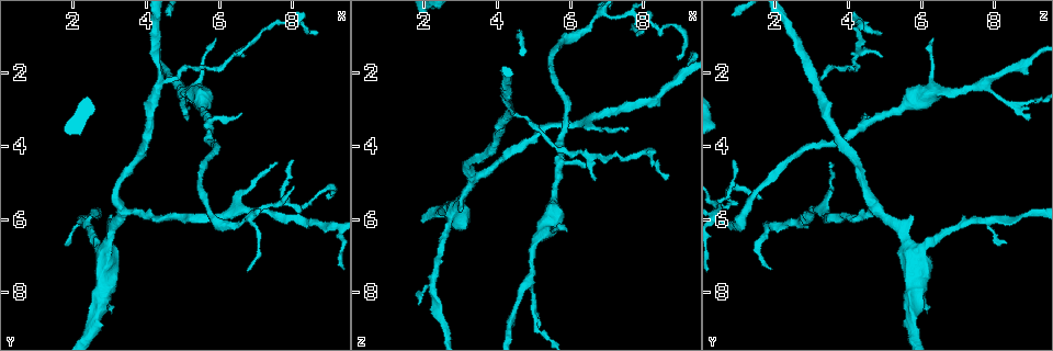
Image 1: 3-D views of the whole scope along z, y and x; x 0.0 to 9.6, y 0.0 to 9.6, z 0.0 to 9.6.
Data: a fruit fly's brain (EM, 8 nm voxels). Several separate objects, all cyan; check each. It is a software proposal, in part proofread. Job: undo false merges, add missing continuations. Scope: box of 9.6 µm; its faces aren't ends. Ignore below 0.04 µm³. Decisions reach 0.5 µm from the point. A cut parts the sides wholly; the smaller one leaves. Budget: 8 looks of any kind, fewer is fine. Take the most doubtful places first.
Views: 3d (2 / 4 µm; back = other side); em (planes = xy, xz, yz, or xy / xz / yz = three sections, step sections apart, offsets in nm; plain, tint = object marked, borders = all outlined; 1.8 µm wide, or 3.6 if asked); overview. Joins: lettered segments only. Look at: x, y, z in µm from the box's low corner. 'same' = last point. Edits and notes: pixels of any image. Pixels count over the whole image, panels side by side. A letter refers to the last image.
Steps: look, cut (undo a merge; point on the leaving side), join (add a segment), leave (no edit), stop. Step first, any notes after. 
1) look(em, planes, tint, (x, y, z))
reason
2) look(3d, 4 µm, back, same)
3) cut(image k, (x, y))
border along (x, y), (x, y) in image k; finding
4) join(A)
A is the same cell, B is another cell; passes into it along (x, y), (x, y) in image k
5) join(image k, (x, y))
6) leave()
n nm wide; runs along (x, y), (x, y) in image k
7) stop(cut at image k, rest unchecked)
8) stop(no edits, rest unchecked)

look(em, yz, step 4, borders, (3.05, 8.60, 6.20))
free end

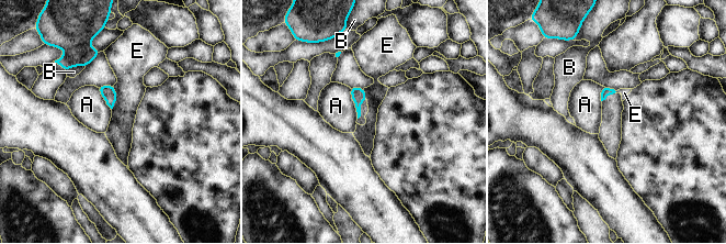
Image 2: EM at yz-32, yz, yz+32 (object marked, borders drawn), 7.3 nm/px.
look(em, planes, borders, same)

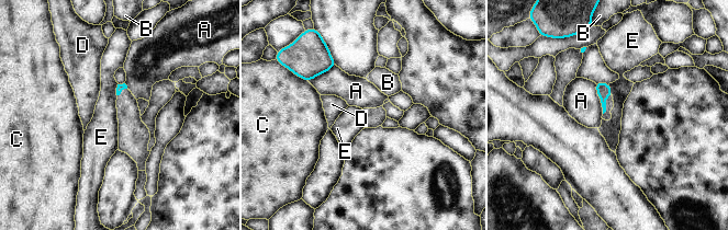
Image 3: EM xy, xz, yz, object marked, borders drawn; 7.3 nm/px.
leave()
A touches over 240 nm; A, B, C, D and E are other cells; border along (118, 83), (116, 95) in image 3; no lettered segment goes on from it

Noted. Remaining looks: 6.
look(3d, 4 µm, (6.00, 1.00, 6.25))
free end

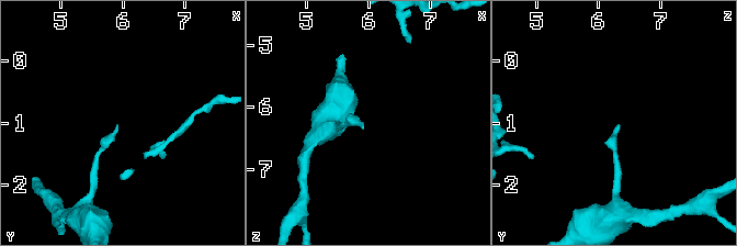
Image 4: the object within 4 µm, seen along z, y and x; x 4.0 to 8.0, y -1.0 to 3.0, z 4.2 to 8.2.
look(em, planes, tint, (5.90, 1.05, 6.35))
now the EM

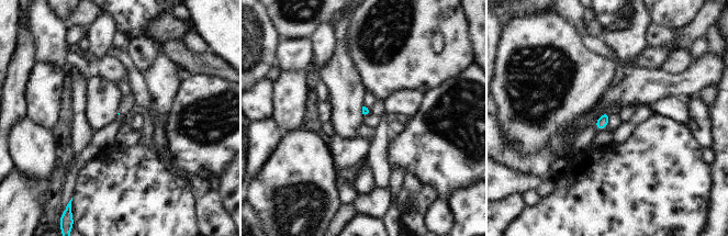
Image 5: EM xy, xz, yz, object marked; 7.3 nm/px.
look(em, planes, borders, same)

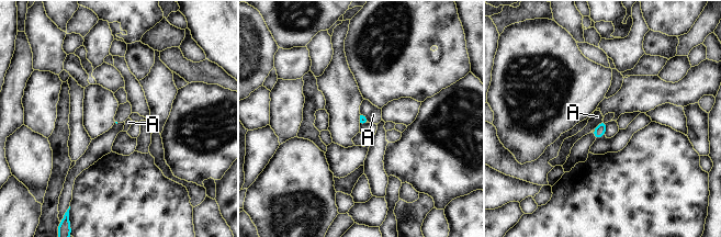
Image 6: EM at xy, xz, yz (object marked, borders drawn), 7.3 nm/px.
leave()
A is another cell; border along (601, 119), (590, 132) in image 6; none of them fits

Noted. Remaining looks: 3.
look(em, planes, borders, (6.60, 3.15, 4.50))
free end

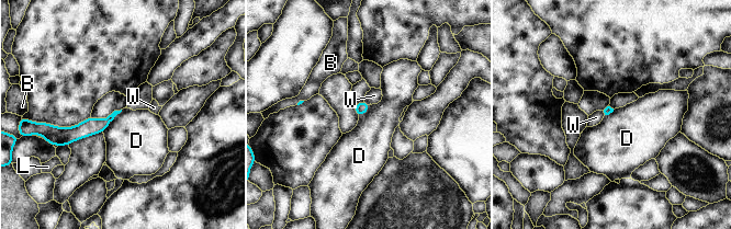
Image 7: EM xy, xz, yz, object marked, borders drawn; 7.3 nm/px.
leave()
B, D, L and W are other cells; runs along (108, 119), (62, 137) in image 7; none of them fits

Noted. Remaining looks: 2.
look(3d, 2 µm, (3.05, 5.95, 5.80))
free end

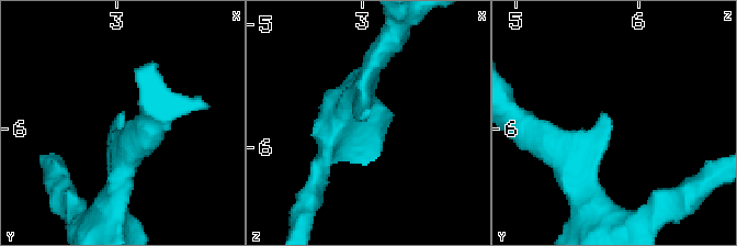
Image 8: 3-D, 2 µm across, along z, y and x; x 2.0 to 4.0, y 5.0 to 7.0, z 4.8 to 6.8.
look(em, planes, borders, (3.04, 5.88, 5.72))

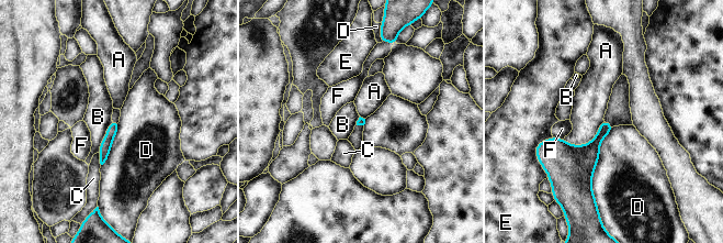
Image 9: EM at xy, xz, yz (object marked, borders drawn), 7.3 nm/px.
leave()
A, B, C, D, E and F are other cells; runs along (116, 123), (108, 139), (102, 159) in image 9; none of them fits

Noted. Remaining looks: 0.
stop(no edits, rest unchecked)

